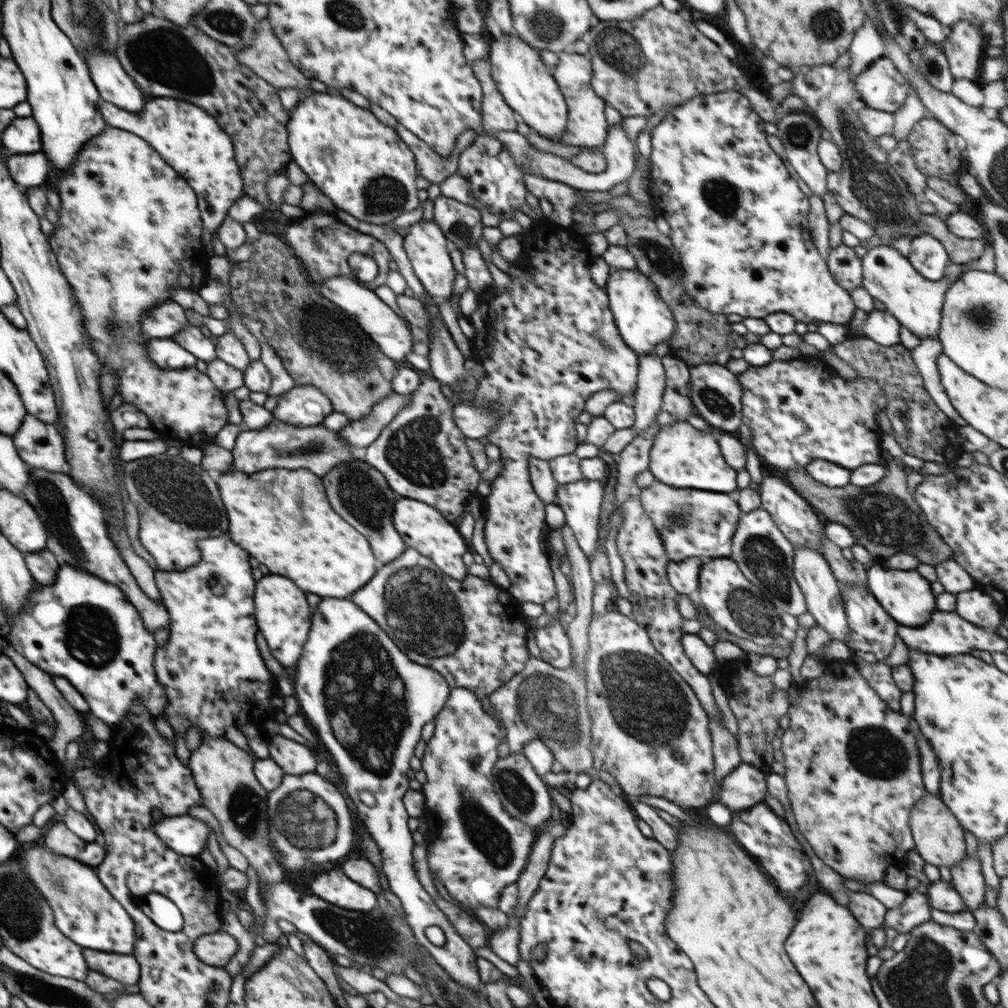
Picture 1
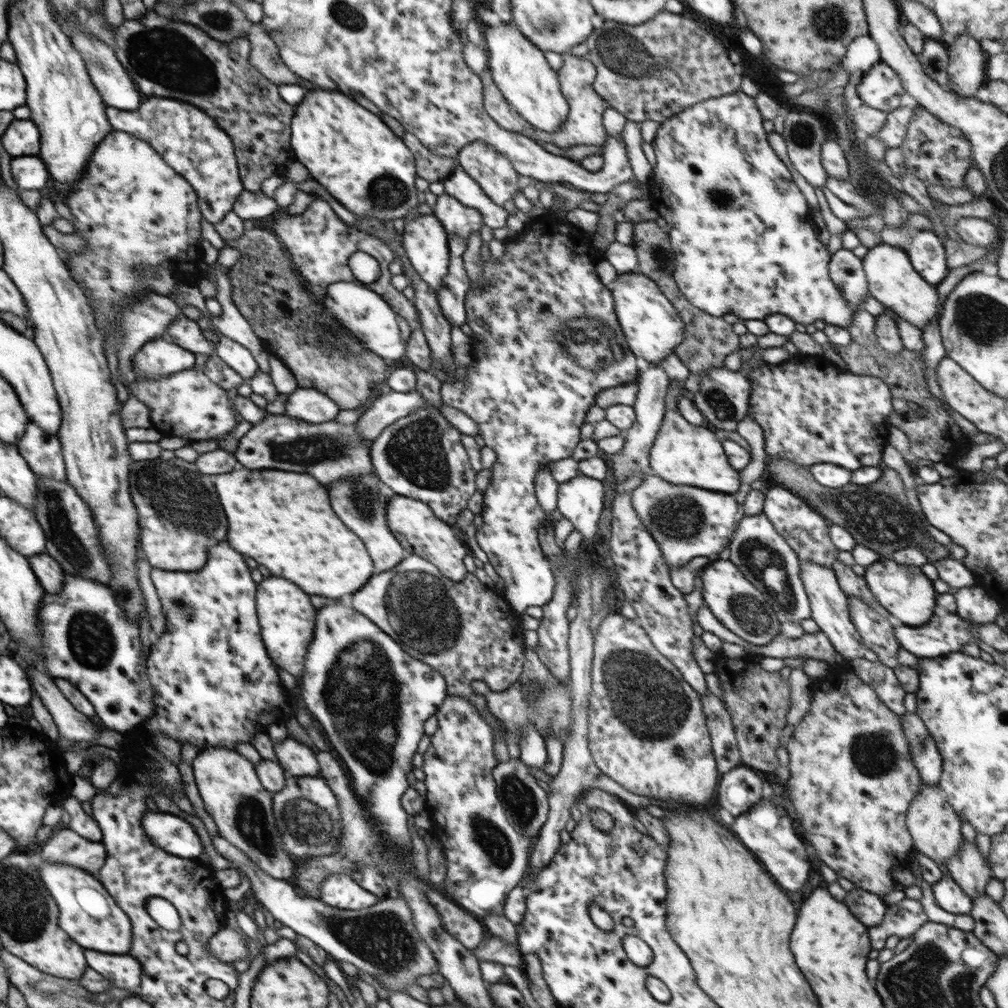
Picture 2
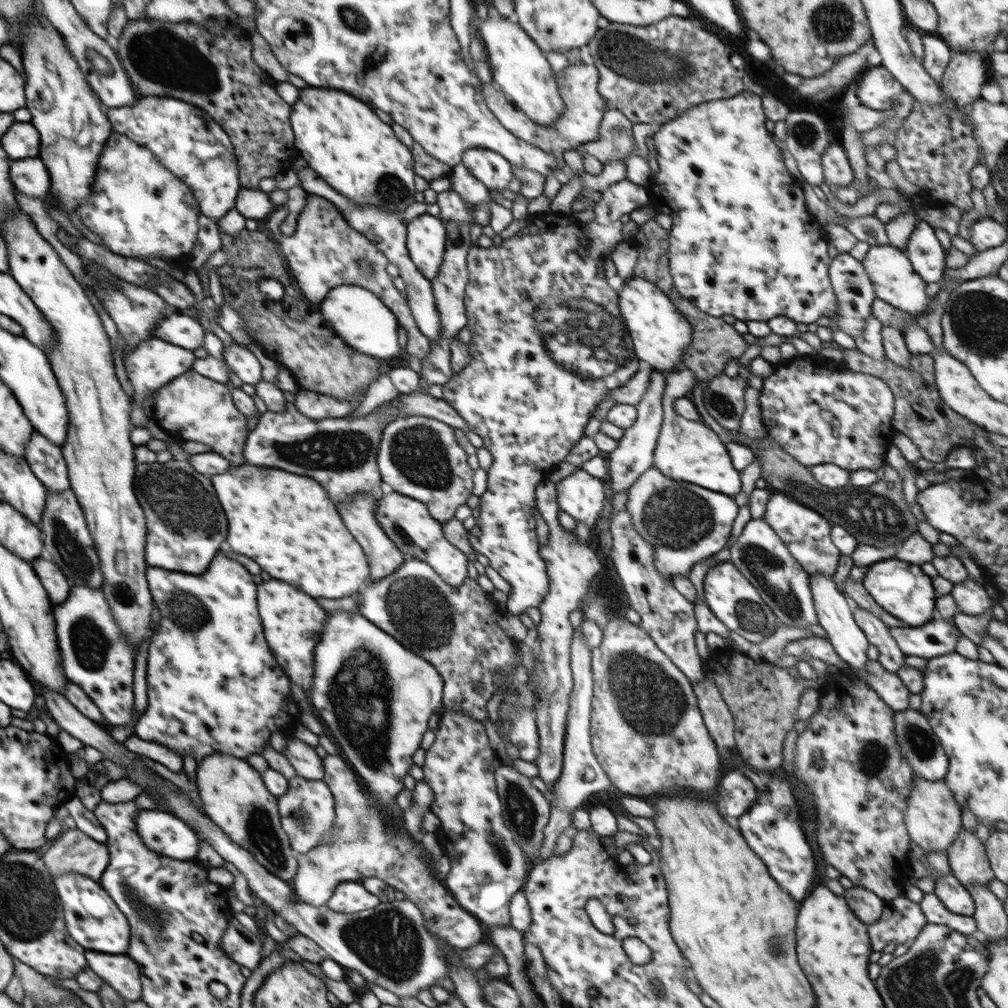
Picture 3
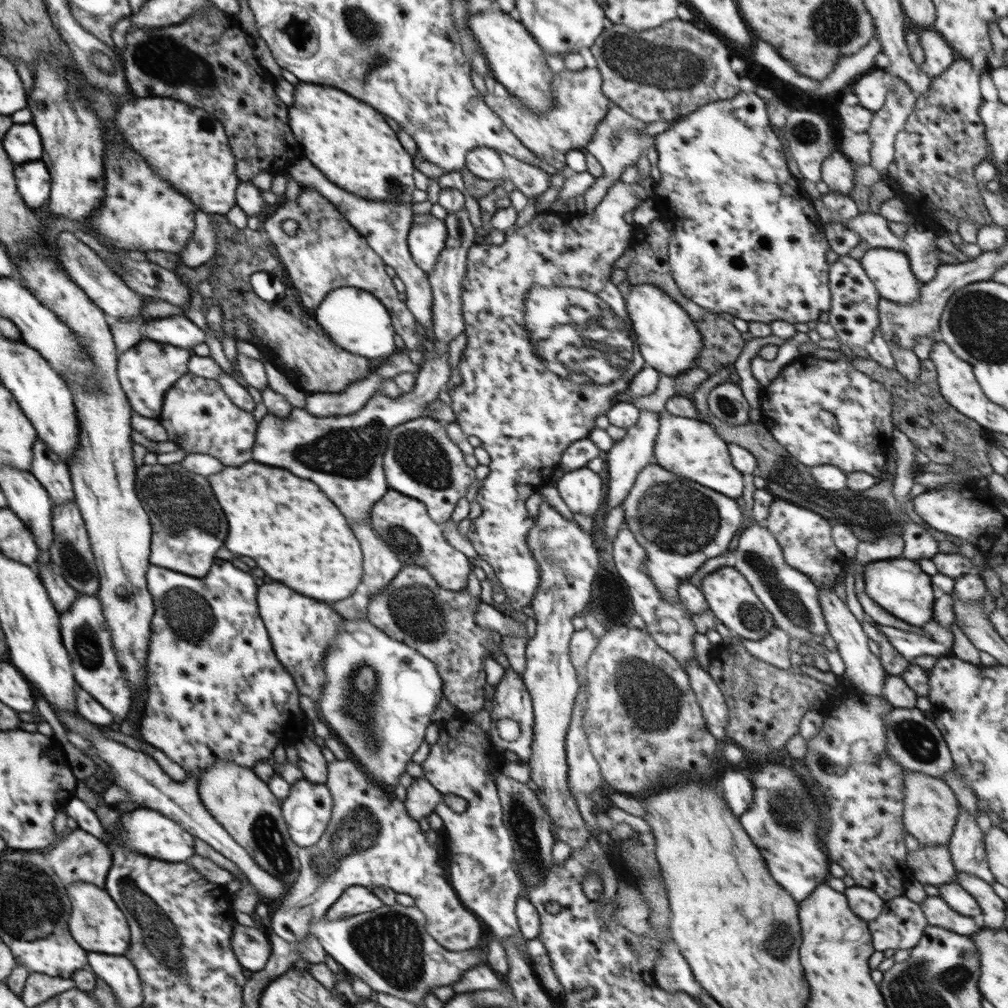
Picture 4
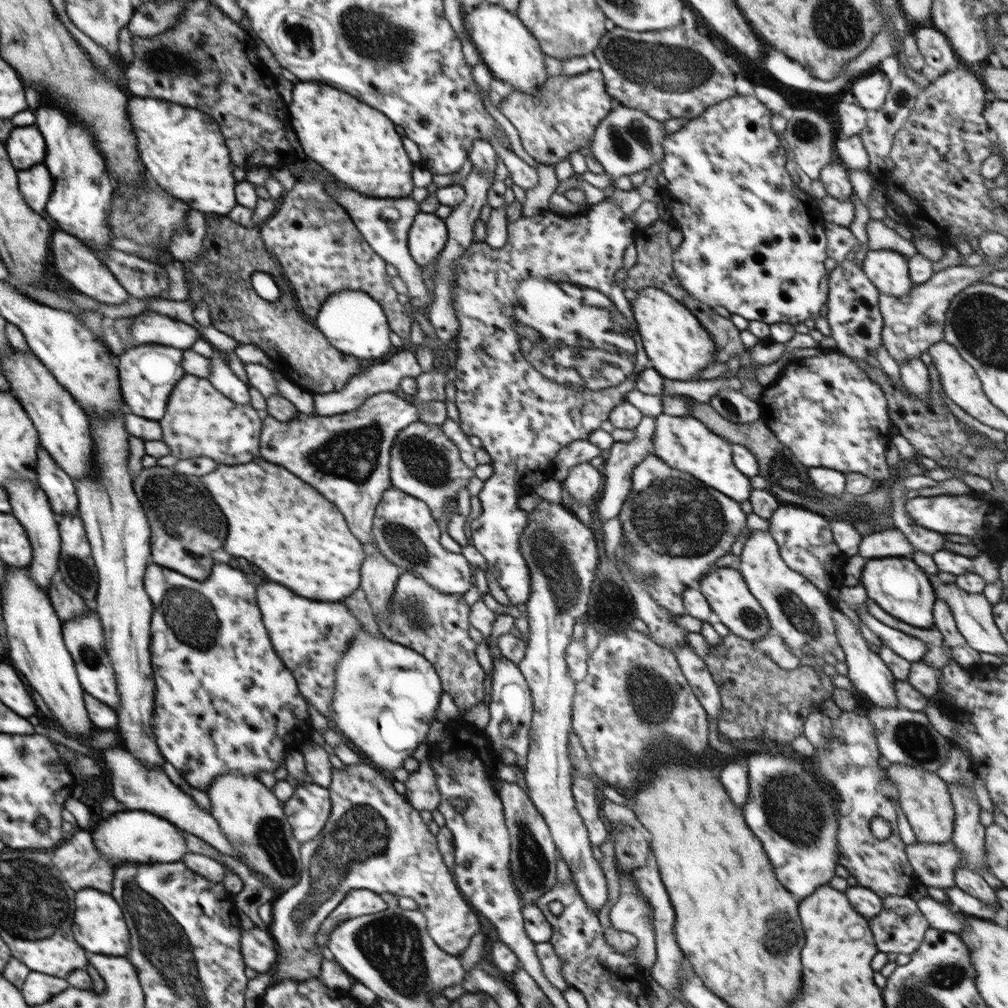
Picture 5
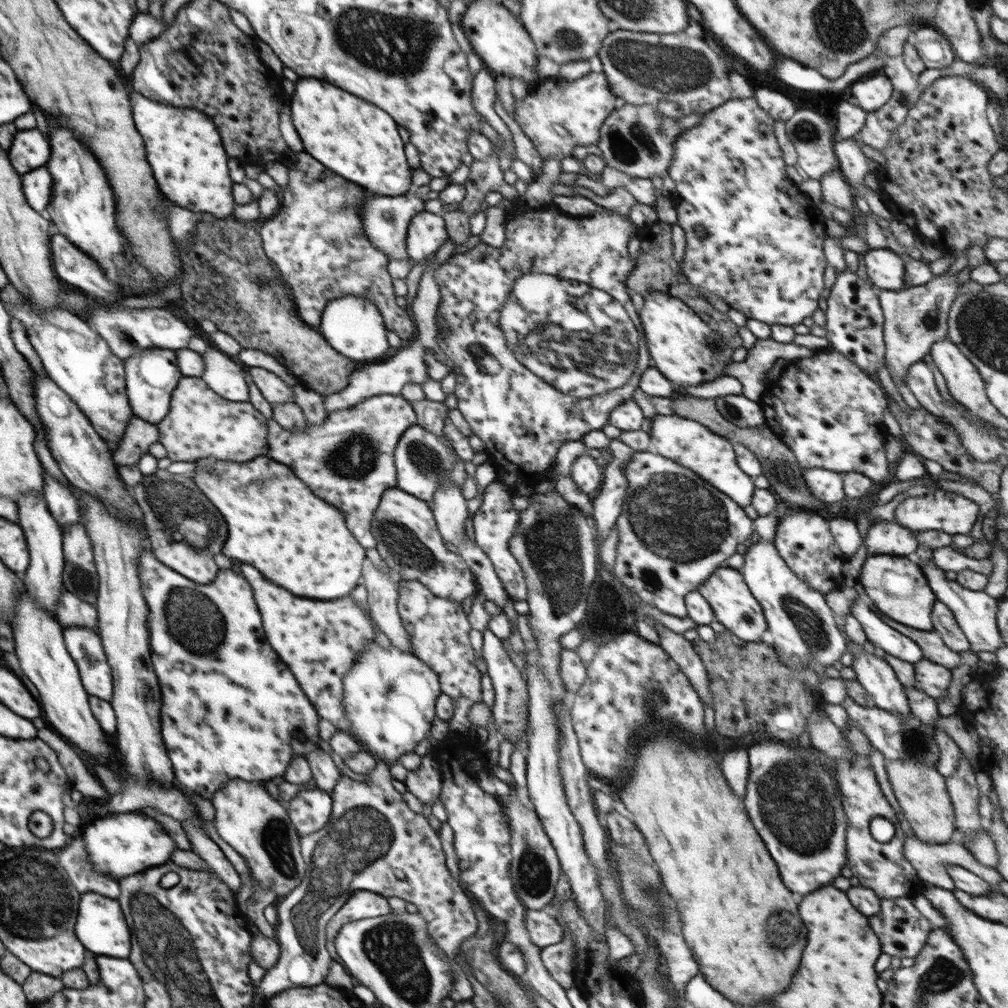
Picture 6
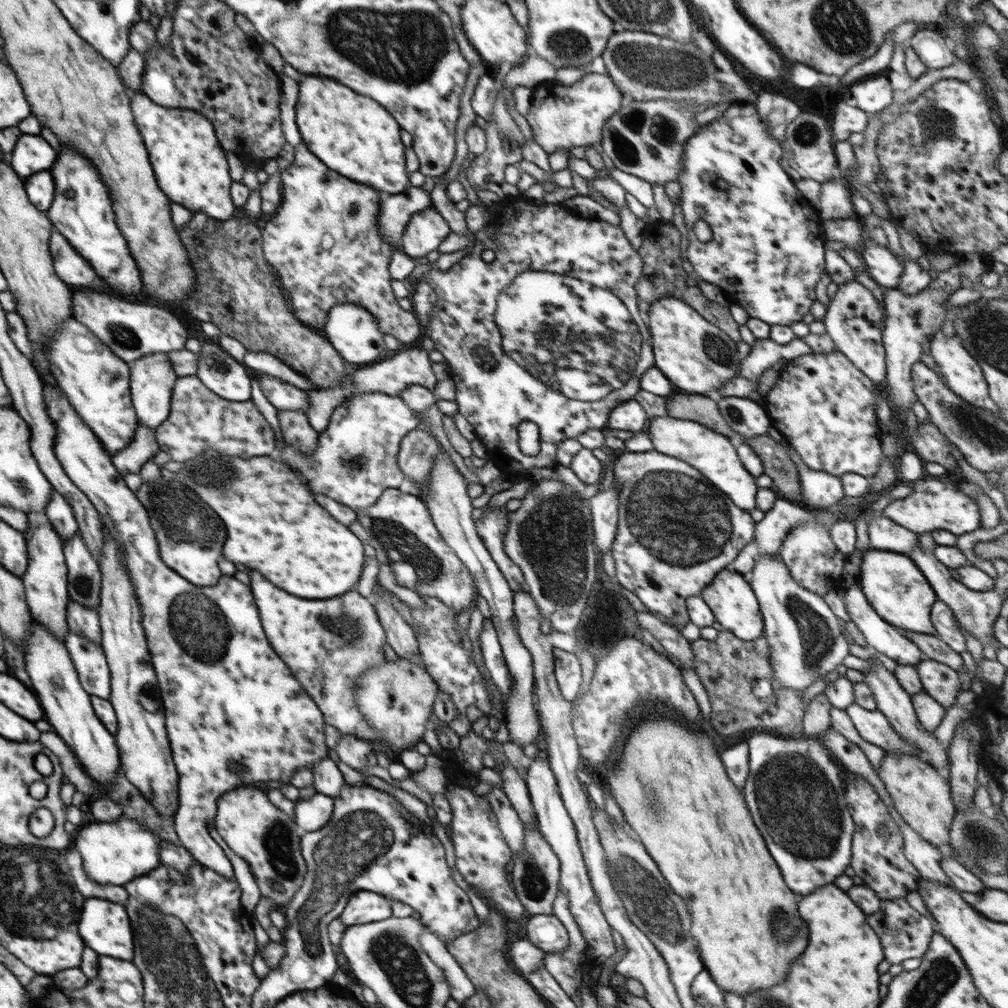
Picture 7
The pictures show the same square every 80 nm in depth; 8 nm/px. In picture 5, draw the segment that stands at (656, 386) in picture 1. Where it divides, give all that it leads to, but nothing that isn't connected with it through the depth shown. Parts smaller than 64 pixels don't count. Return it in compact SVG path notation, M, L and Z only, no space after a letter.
M642 416L640 425L636 426L634 431L634 440L630 442L615 441L614 445L609 449L610 456L605 460L604 464L604 490L602 490L602 498L594 506L598 512L601 522L605 523L607 519L619 516L624 501L628 498L628 494L632 490L632 472L634 468L643 461L643 458L649 453L649 445L653 443L654 432L656 432L656 420L654 417Z

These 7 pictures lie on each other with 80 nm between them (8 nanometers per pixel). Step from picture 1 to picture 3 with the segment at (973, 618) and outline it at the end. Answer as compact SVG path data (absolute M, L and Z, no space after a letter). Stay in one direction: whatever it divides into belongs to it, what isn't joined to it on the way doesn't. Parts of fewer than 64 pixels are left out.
M970 577L965 581L954 583L951 595L959 610L972 616L987 613L998 602L988 596L985 585L981 585Z

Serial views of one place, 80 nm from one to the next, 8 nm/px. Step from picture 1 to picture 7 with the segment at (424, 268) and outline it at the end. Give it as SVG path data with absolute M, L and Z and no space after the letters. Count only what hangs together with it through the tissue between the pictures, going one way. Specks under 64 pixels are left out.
M433 209L412 215L401 236L401 251L419 259L433 250L439 250L440 243L449 235L450 228L446 220Z

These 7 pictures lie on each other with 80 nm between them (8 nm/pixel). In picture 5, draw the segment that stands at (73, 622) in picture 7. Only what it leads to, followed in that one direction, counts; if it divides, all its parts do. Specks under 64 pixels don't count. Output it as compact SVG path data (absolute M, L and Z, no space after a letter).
M59 576L51 582L47 591L58 618L62 622L82 616L89 610L88 603L71 588L66 586Z

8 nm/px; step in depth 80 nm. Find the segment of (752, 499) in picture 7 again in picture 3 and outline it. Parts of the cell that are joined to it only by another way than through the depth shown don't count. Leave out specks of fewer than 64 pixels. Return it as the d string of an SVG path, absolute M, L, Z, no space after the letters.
M683 368L676 373L666 374L663 392L663 424L657 439L653 455L652 467L674 480L684 480L698 484L708 490L716 490L728 496L734 496L741 491L740 472L732 468L730 456L726 452L725 442L719 438L707 424L688 420L676 413L674 402L678 397L690 396L697 384L697 376L693 370Z

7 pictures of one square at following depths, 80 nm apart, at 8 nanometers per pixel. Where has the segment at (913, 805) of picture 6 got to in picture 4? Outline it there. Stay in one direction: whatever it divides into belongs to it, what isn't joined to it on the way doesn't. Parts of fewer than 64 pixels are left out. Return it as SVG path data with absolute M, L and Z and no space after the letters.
M908 770L905 772L903 783L903 824L906 830L921 846L947 845L953 835L959 813L959 802L951 786L940 777Z

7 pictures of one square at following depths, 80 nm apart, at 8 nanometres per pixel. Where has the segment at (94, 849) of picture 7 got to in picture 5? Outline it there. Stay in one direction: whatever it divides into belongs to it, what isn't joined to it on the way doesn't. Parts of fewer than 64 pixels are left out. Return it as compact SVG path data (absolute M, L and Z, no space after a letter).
M145 810L117 811L110 815L110 818L100 821L90 833L96 850L107 858L113 869L125 862L178 862L184 853L189 852L185 838L182 838L174 824L160 815Z

